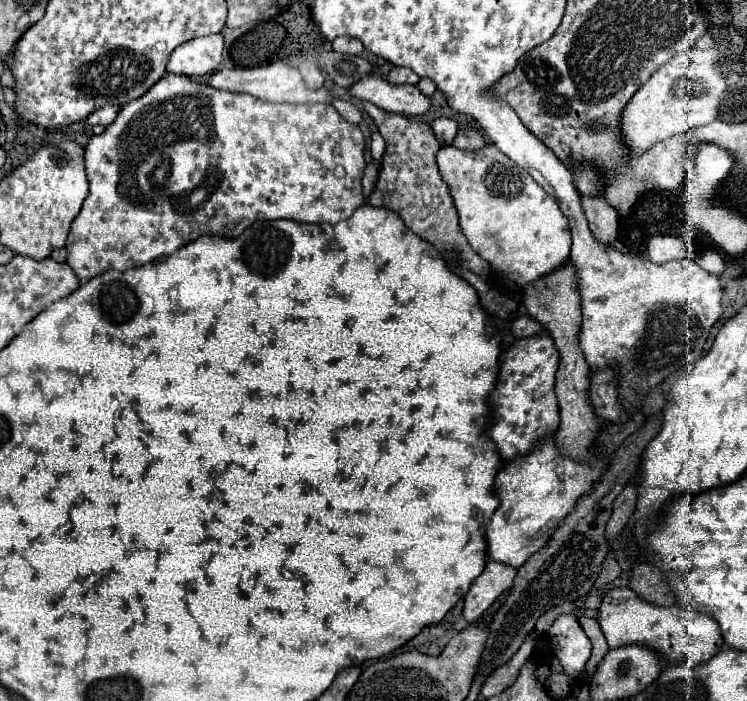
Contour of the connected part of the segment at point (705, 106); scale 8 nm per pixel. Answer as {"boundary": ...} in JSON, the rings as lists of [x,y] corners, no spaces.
{"boundary":[[[694,48],[686,54],[678,54],[674,60],[660,66],[656,74],[642,84],[624,106],[620,114],[622,142],[632,156],[640,156],[660,140],[682,134],[696,126],[710,124],[716,120],[726,94],[728,84],[726,76],[718,68],[716,48]]]}

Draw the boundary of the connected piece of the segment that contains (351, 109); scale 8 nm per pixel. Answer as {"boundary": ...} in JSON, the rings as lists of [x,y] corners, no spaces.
{"boundary":[[[332,100],[332,106],[340,112],[340,116],[352,124],[360,124],[362,122],[362,114],[360,110],[352,104],[352,102],[346,102],[346,100]]]}

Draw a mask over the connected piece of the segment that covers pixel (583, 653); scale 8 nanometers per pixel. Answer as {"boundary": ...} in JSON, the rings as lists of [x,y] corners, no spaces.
{"boundary":[[[572,614],[556,616],[548,630],[548,640],[552,644],[552,654],[558,656],[566,674],[570,674],[572,678],[582,674],[584,664],[590,658],[592,644],[580,622]]]}

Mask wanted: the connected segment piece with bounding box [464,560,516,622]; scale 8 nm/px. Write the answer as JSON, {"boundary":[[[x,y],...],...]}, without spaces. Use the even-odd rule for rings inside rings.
{"boundary":[[[488,560],[484,572],[472,582],[470,592],[464,598],[464,618],[468,622],[474,622],[484,616],[484,612],[492,608],[500,594],[510,590],[514,576],[516,568]]]}

